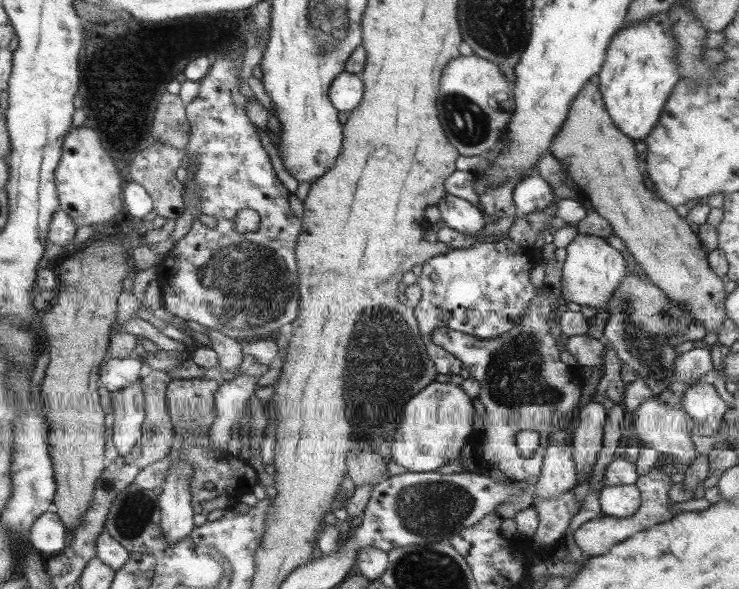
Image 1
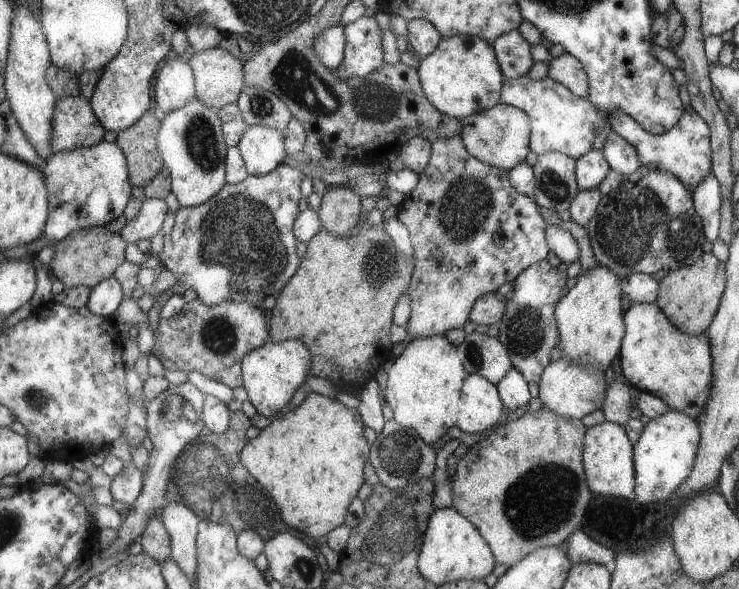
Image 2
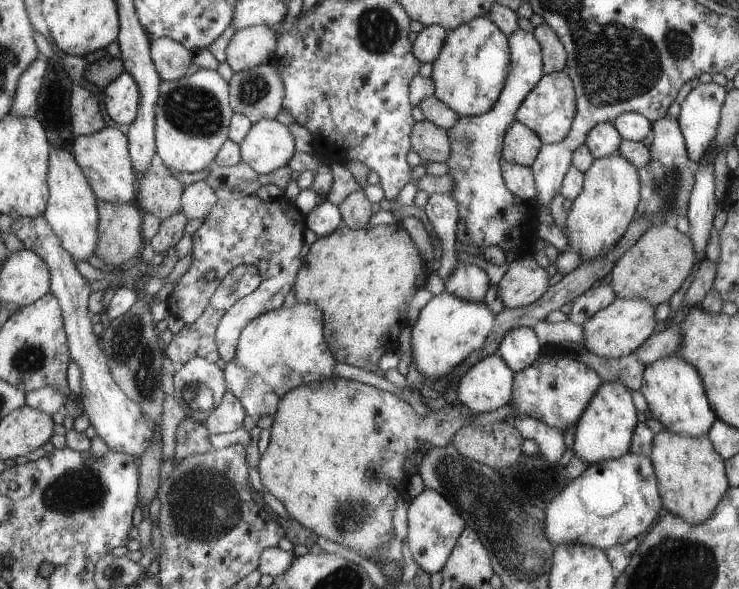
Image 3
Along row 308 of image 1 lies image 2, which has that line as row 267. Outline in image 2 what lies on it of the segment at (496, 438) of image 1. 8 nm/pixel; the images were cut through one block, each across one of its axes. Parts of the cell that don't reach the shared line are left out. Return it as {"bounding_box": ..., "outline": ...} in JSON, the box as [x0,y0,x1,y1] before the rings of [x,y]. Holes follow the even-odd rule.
{"bounding_box":[497,260,568,383],"outline":[[[541,260],[520,272],[511,282],[510,291],[502,297],[505,306],[498,323],[497,339],[509,351],[511,363],[522,373],[527,383],[541,382],[543,372],[551,364],[550,352],[559,344],[555,308],[562,296],[562,286],[566,284],[568,273],[565,267],[553,268],[546,260]]]}

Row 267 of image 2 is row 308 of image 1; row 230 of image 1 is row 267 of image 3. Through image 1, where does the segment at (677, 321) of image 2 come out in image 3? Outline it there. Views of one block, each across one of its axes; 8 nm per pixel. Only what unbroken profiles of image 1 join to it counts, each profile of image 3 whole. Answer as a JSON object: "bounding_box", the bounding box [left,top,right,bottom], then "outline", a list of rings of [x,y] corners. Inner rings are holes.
{"bounding_box":[611,225,696,306],"outline":[[[652,225],[611,270],[615,295],[623,299],[649,300],[654,306],[666,302],[688,278],[696,262],[693,242],[674,225]]]}

